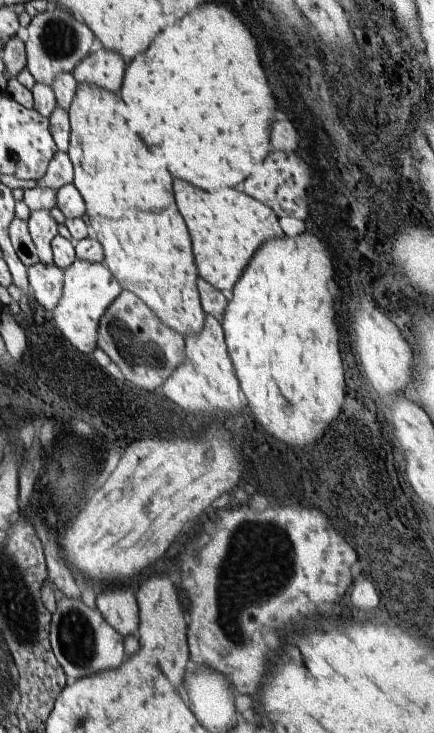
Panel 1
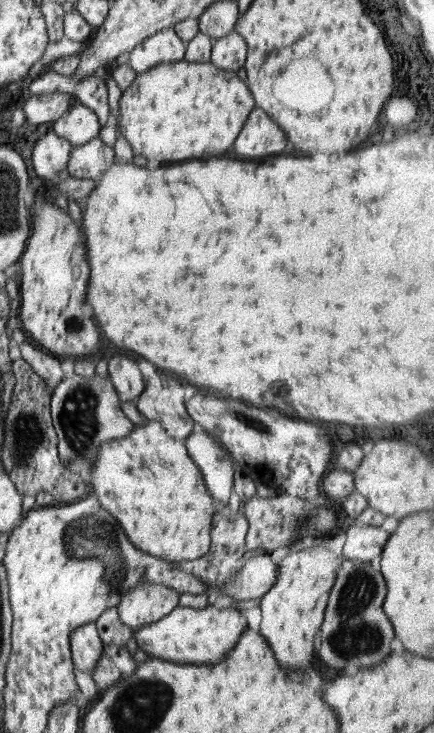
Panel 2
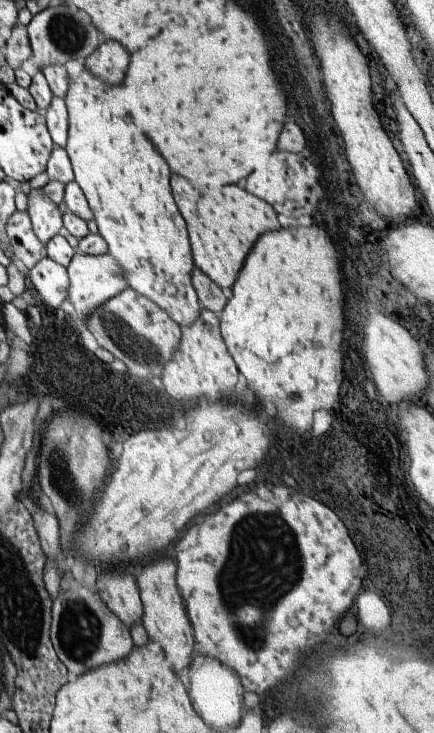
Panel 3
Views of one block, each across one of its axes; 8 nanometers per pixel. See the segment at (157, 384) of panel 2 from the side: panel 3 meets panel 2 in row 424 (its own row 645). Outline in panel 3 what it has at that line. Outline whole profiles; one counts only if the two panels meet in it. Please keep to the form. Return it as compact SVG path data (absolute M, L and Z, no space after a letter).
M164 558L164 560L156 560L156 562L143 566L136 581L143 604L141 621L148 636L161 644L165 656L169 658L177 674L178 671L189 666L192 660L195 630L191 625L187 610L184 610L182 597L177 587L176 573L177 562L173 558Z

